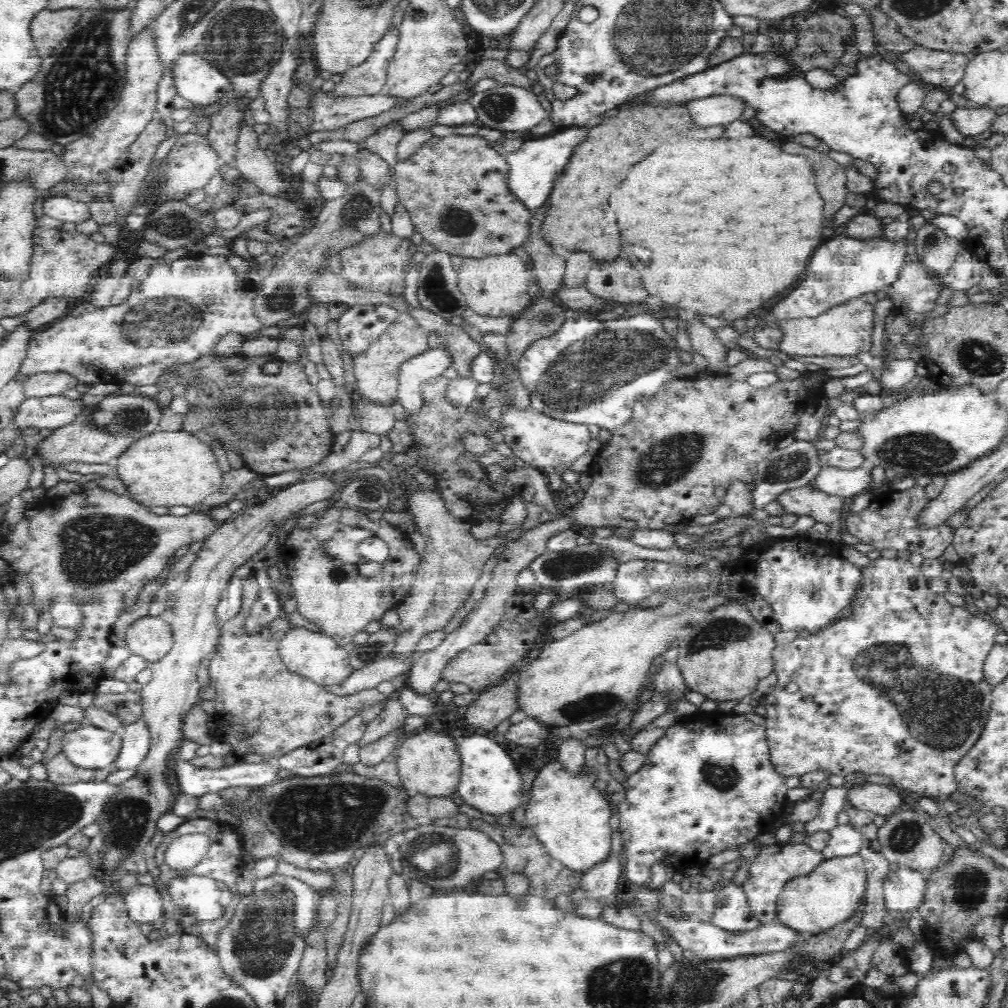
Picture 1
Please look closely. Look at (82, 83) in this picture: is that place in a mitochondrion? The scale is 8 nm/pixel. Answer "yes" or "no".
yes

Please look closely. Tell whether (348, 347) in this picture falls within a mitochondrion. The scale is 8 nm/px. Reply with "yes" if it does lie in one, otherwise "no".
no

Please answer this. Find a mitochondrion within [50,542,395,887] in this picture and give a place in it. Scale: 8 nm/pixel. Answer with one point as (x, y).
(317, 820)

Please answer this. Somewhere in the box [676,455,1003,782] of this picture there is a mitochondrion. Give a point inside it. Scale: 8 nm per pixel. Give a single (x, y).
(942, 711)

